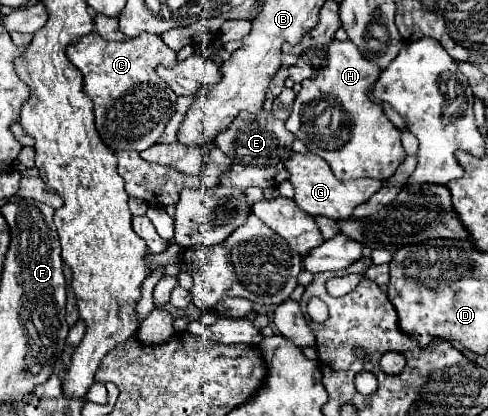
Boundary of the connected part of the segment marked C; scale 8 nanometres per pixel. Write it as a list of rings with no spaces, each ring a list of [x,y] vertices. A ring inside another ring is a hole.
[[[93,31],[89,35],[79,37],[79,41],[71,43],[67,47],[67,57],[83,73],[85,93],[95,103],[97,131],[113,151],[123,151],[123,149],[143,151],[163,135],[165,125],[175,113],[175,99],[173,95],[169,97],[165,95],[165,91],[161,95],[159,91],[159,101],[157,101],[157,89],[149,93],[149,89],[143,85],[143,83],[165,83],[161,81],[161,77],[157,77],[155,67],[157,65],[173,67],[177,63],[175,51],[169,49],[159,35],[141,33],[139,37],[125,39],[125,41],[107,41]],[[143,103],[147,105],[143,107]]]

